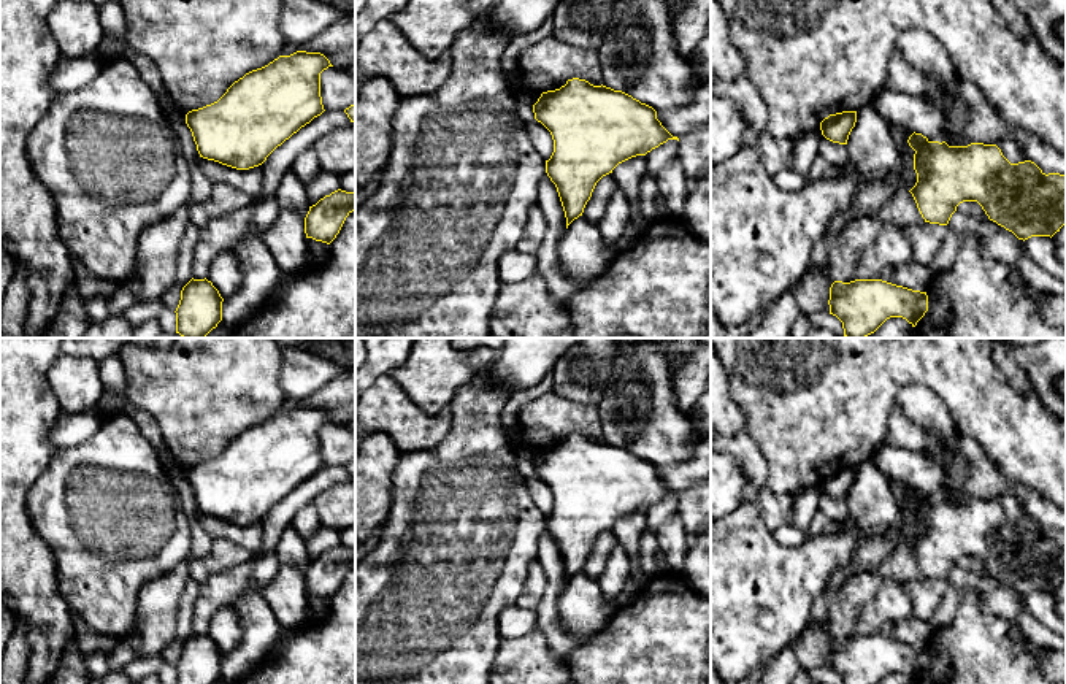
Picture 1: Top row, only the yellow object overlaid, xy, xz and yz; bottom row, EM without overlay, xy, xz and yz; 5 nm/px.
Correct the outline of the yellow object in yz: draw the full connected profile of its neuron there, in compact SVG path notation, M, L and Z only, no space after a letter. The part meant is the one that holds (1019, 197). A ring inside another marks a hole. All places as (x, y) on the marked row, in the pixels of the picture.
M915 132L907 143L915 151L914 170L917 173L917 183L909 192L925 222L947 225L960 203L977 202L990 221L1023 241L1031 236L1052 238L1066 225L1064 175L1045 175L1031 160L1010 163L996 144L949 146L945 141L930 141Z

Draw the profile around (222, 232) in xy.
M276 194L255 198L247 206L217 216L200 229L198 241L194 248L192 278L205 279L214 257L232 249L249 233L263 236L276 222L281 208Z

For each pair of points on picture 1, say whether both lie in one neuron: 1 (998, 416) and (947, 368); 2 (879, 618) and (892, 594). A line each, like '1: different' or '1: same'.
1: same
2: same

